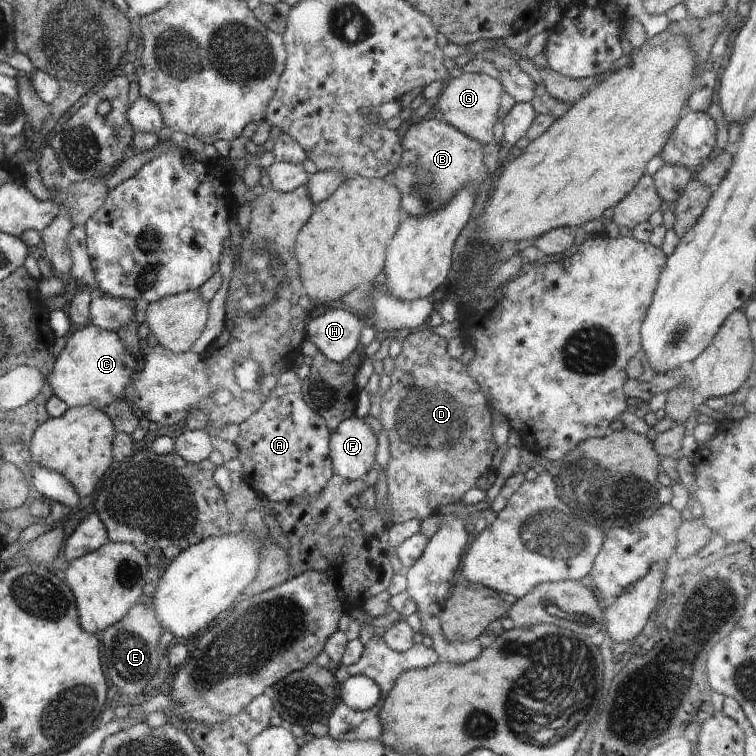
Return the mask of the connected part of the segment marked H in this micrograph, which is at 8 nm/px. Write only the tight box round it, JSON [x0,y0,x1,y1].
[306,306,366,364]

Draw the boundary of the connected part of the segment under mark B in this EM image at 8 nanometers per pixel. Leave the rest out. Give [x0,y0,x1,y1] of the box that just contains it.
[394,119,487,217]

